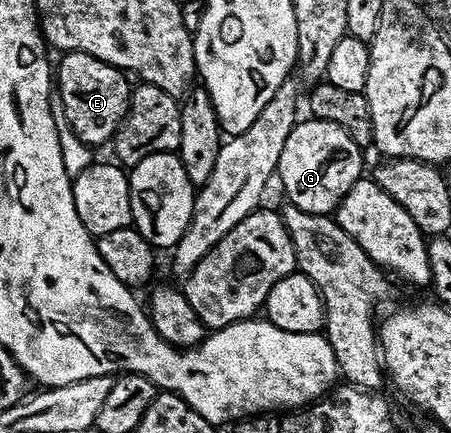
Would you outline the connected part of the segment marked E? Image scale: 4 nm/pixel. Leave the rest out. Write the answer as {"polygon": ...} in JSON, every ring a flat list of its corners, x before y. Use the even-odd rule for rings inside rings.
{"polygon":[[68,52,62,58,64,60,57,64,57,90,61,94,61,102,65,102,65,118,69,118,73,134,92,146,106,140,108,143,119,129,131,103,132,85,127,84,124,69,114,68,112,64,84,52]]}

